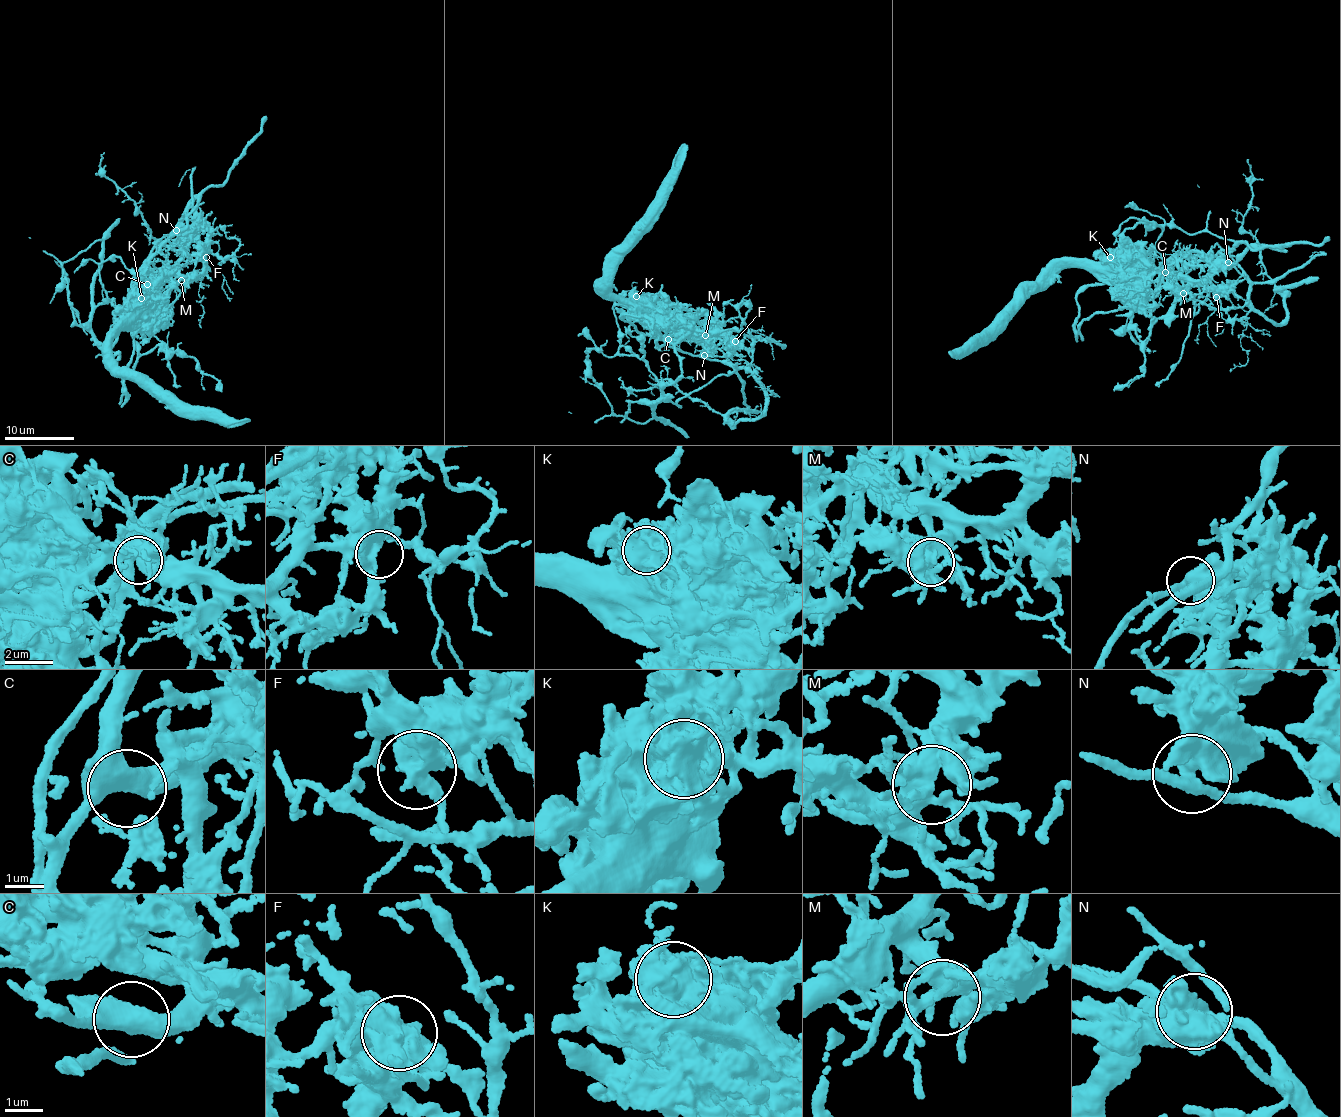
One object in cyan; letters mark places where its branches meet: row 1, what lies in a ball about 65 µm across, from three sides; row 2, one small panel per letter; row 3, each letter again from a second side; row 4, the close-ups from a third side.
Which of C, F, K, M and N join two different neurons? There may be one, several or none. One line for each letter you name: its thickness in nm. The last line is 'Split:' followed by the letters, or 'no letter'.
K: 650 nm thick
N: 500 nm thick
Split: K, N

